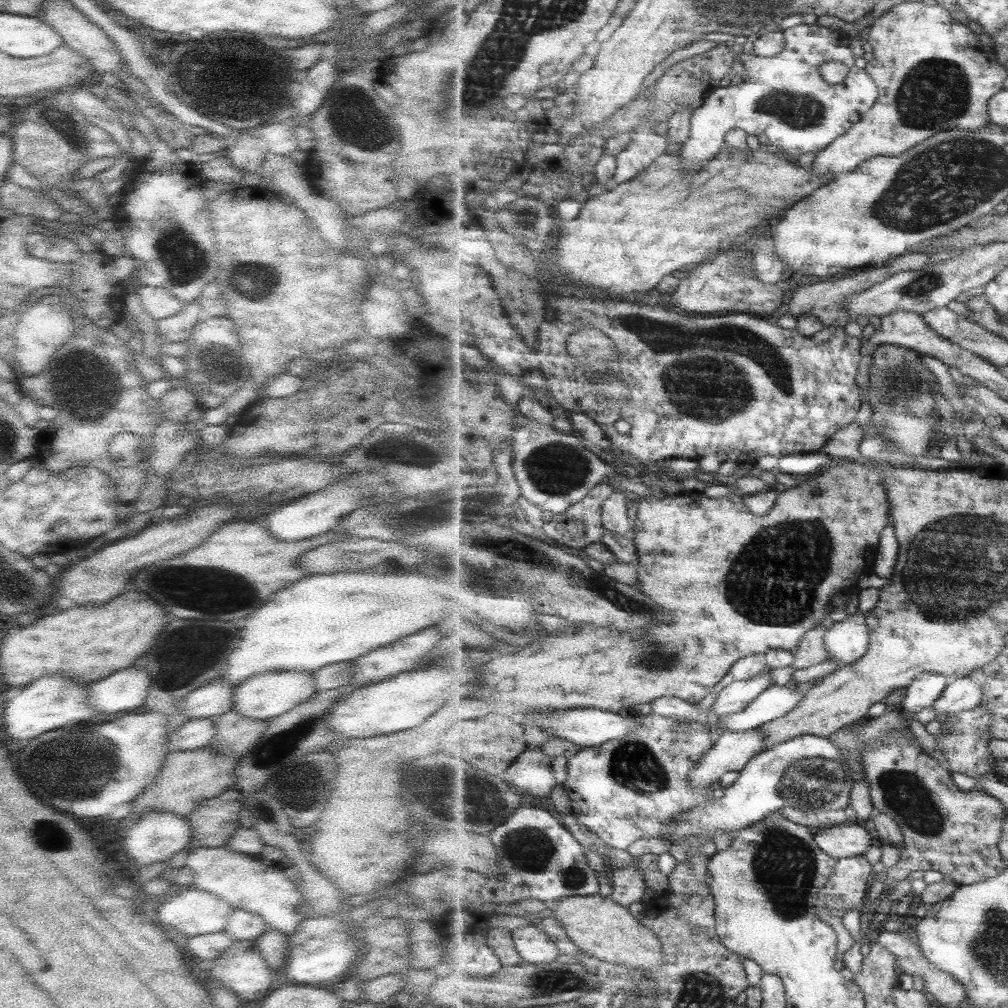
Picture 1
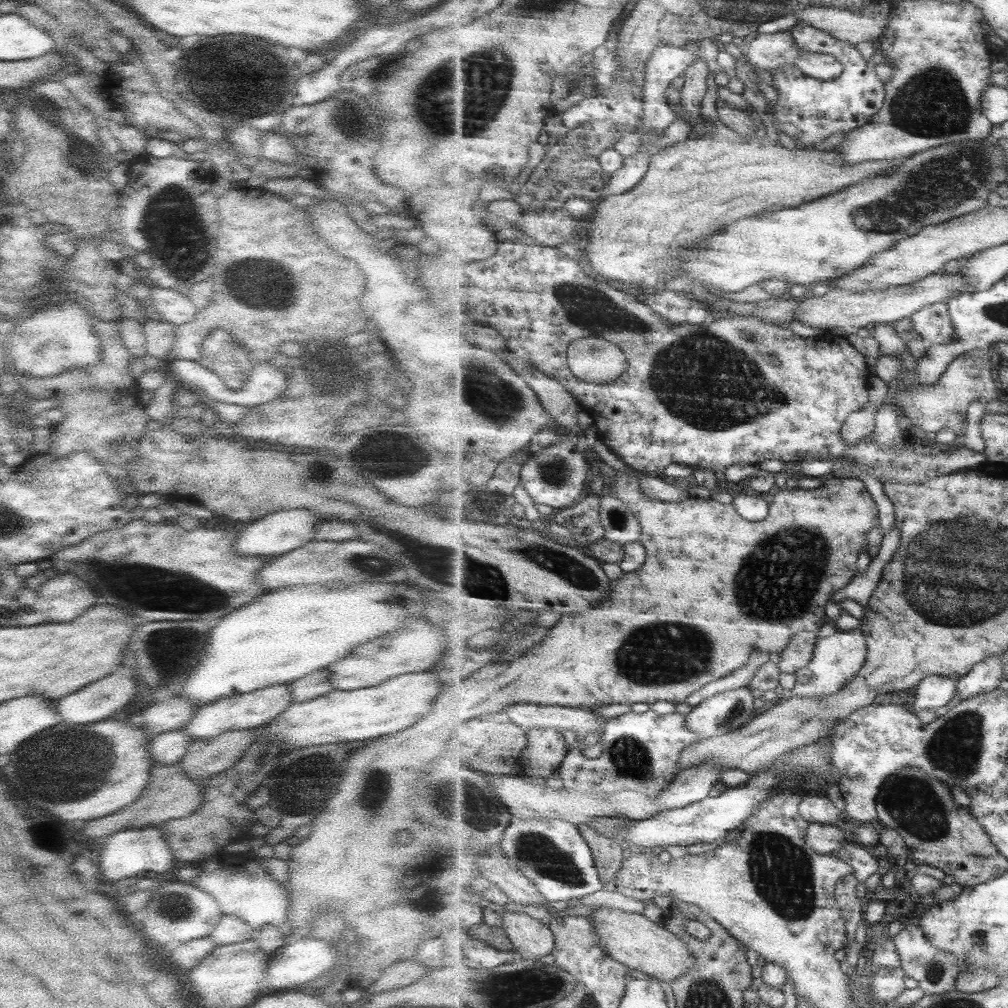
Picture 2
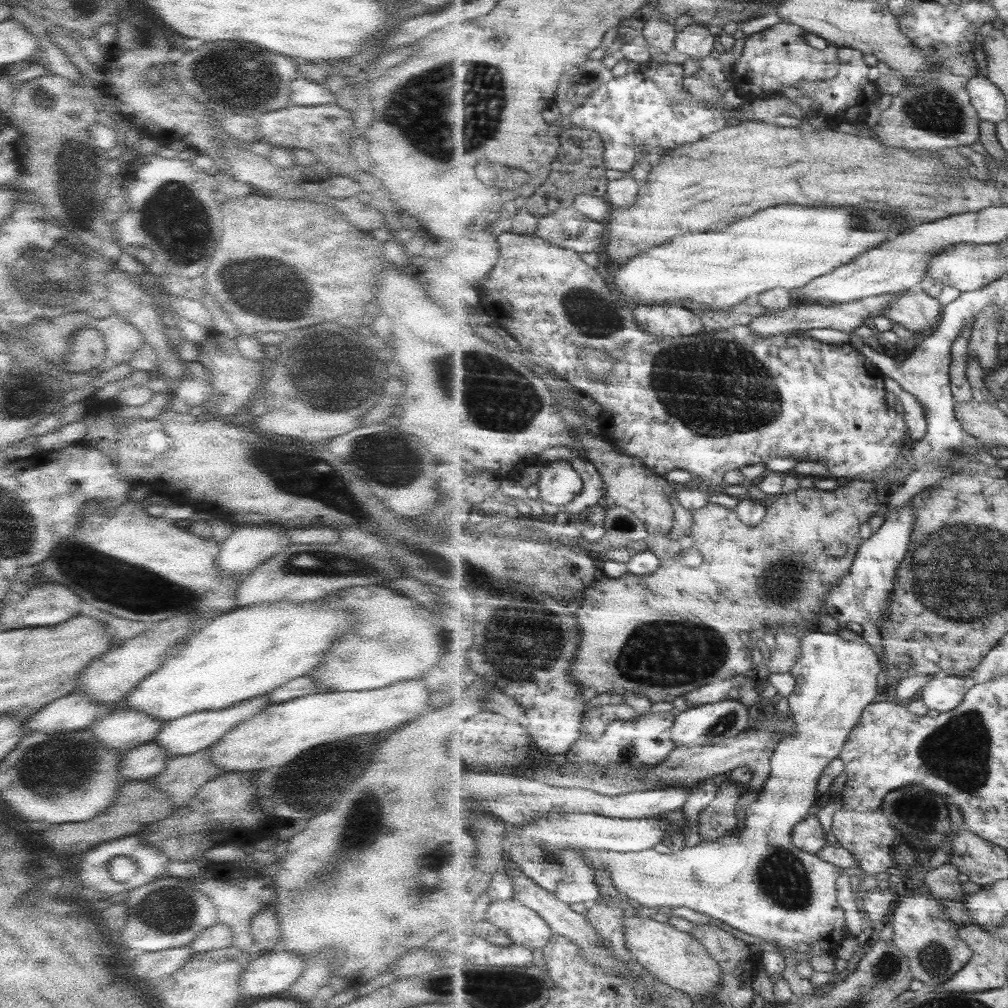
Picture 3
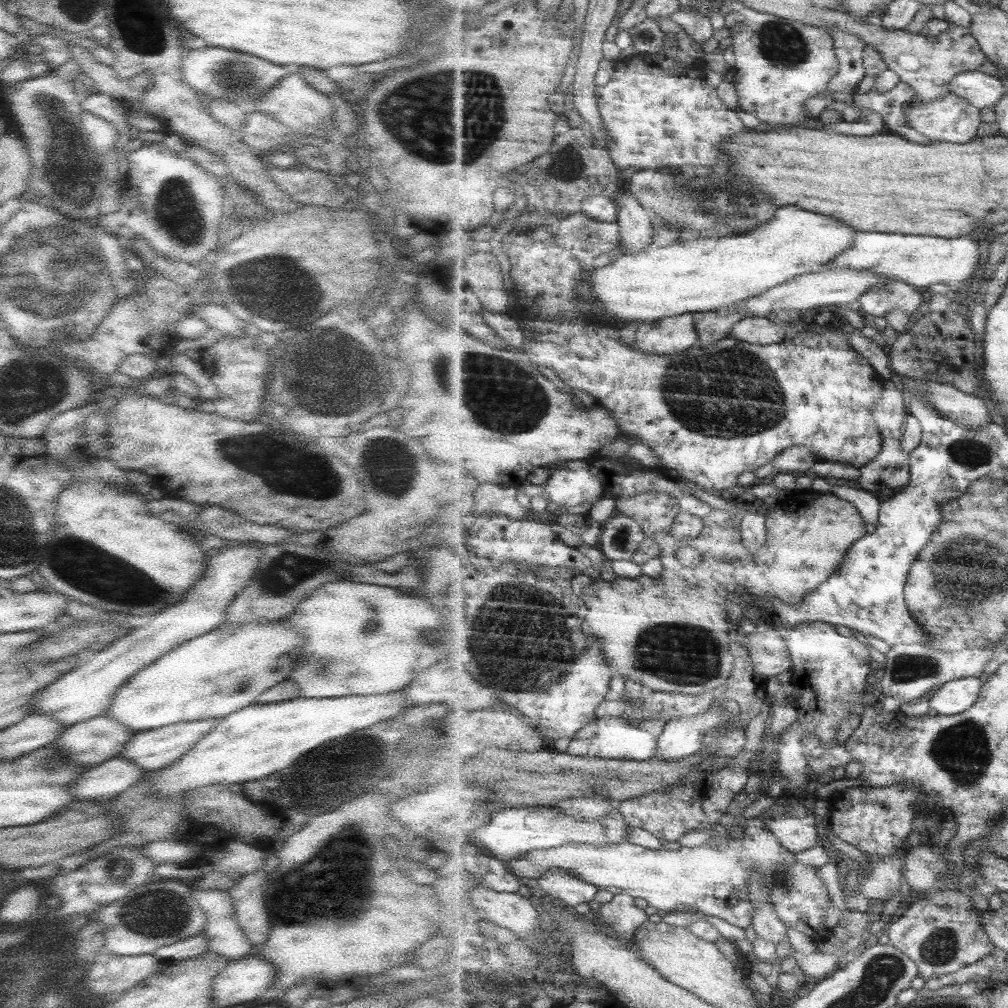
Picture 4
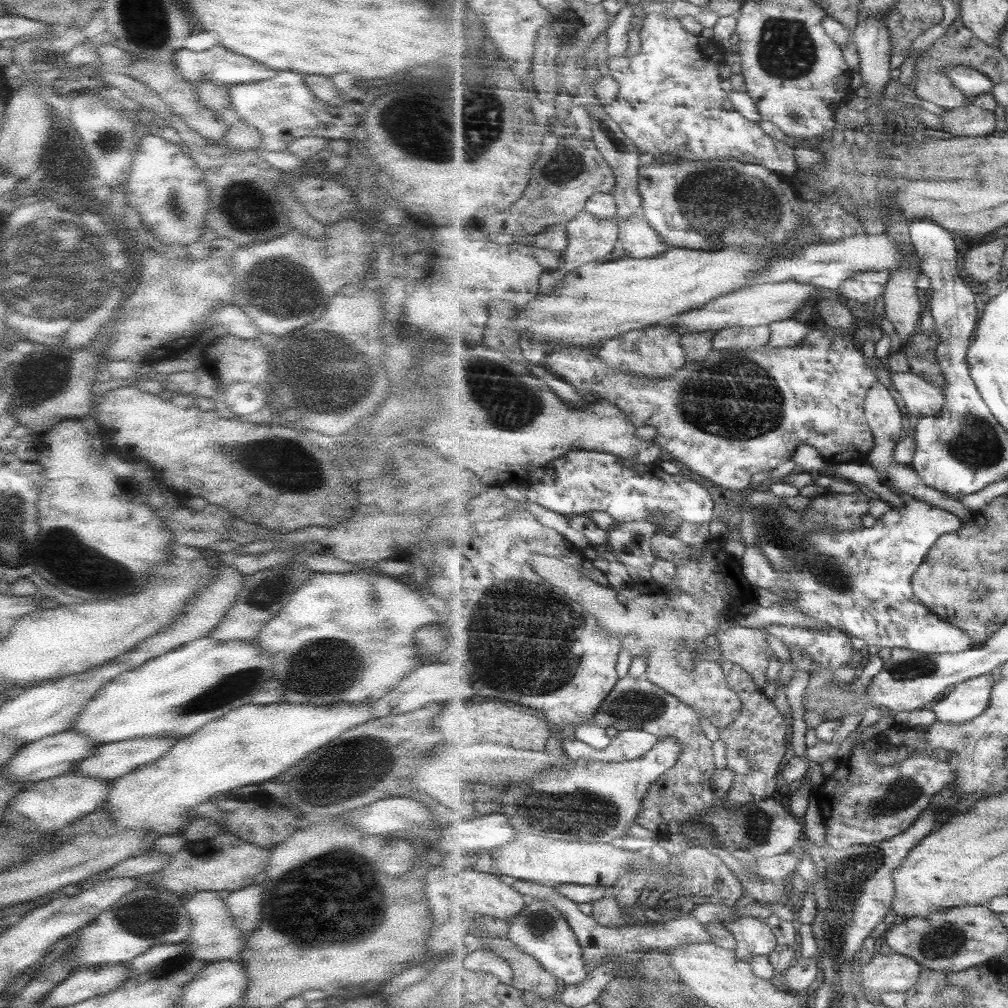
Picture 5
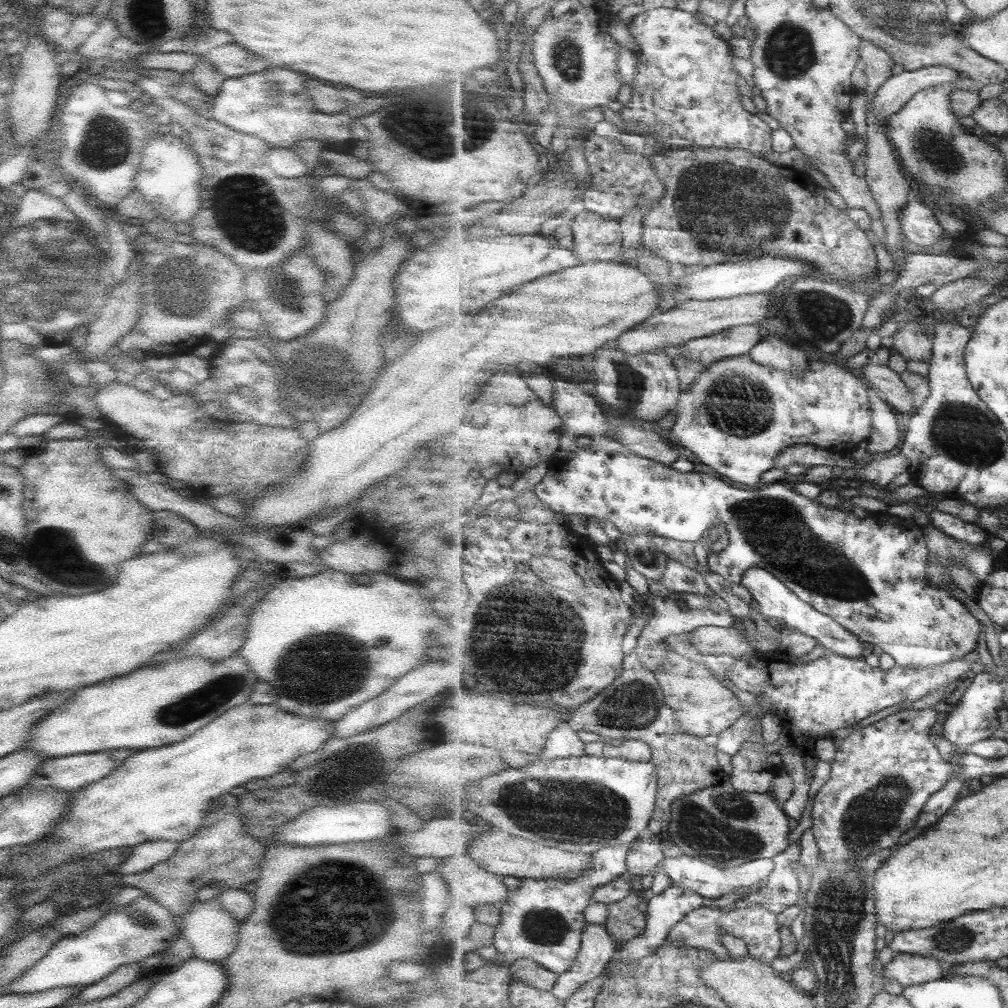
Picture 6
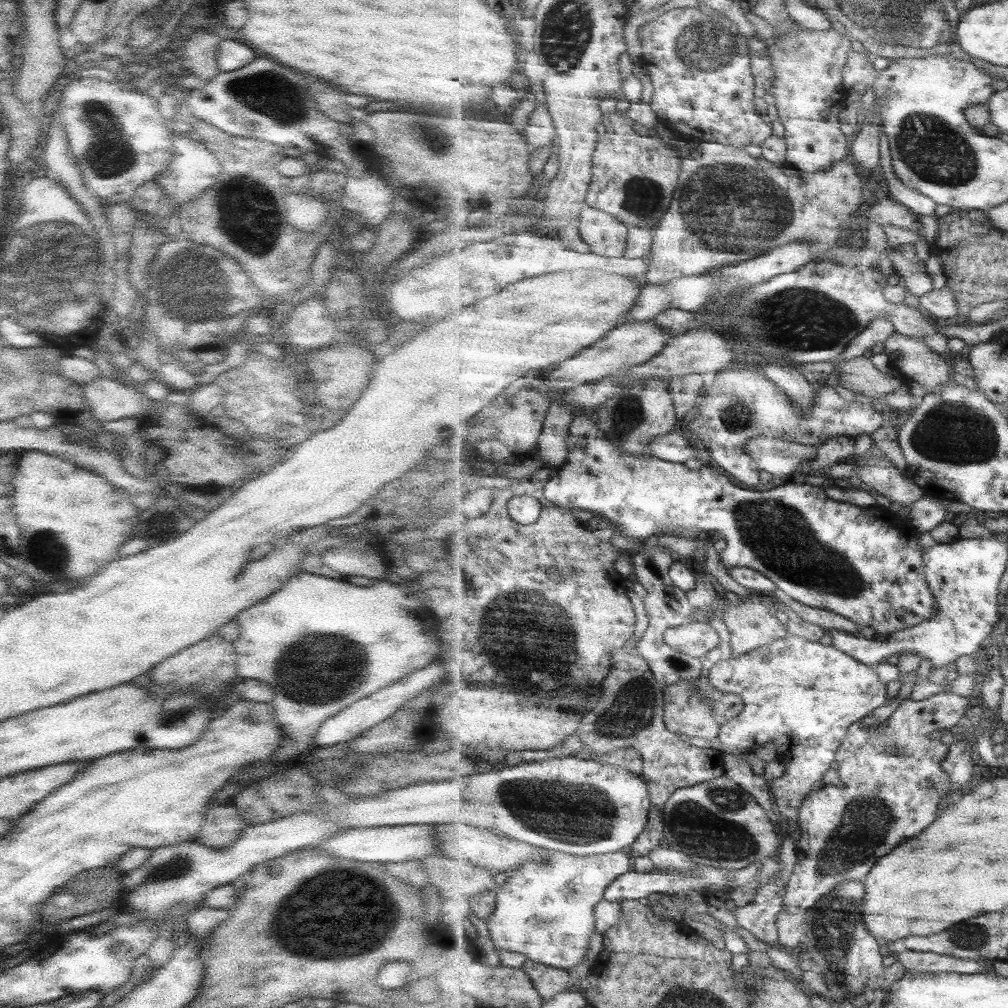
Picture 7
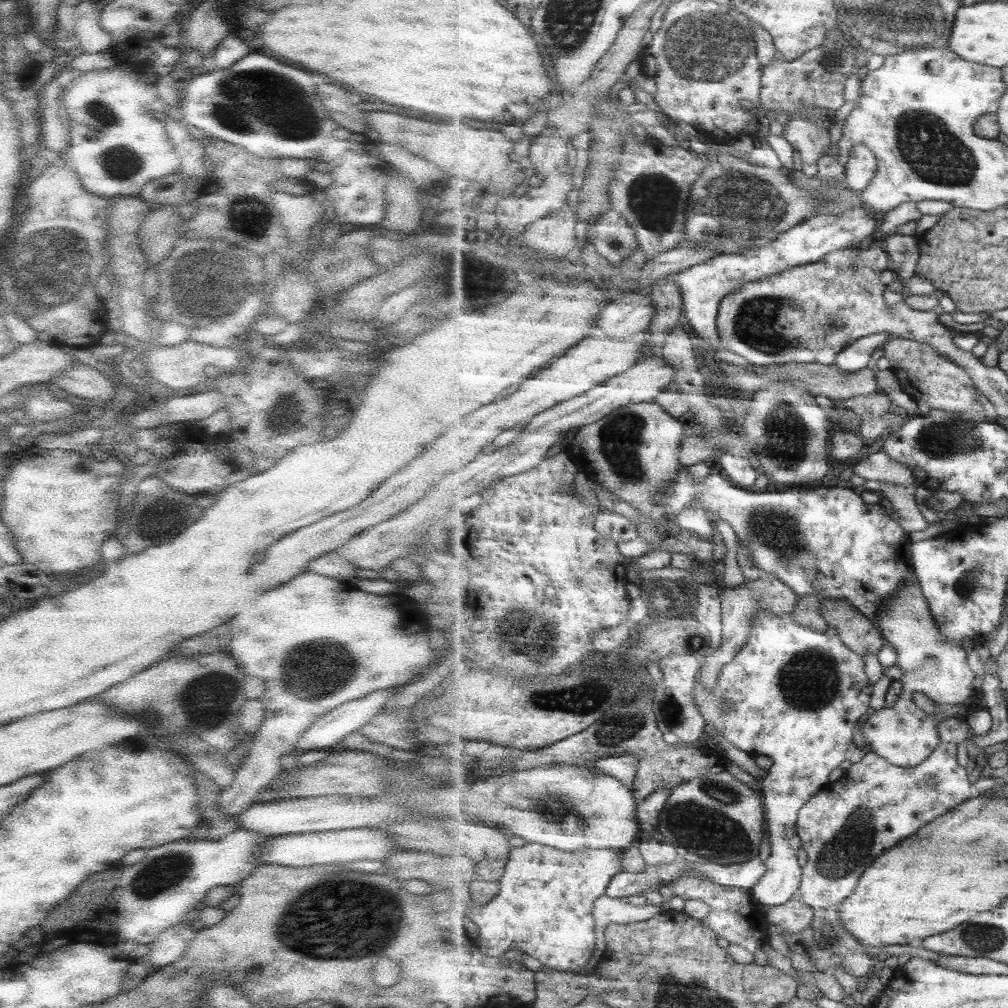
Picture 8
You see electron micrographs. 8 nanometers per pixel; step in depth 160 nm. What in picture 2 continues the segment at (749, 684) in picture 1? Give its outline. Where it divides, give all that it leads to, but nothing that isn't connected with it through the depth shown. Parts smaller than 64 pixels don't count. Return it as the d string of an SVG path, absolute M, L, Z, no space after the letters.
M749 686L722 692L694 707L686 715L686 725L691 729L691 732L697 733L701 740L723 736L734 730L741 729L754 718L753 712L755 712L756 703L759 701L758 695Z

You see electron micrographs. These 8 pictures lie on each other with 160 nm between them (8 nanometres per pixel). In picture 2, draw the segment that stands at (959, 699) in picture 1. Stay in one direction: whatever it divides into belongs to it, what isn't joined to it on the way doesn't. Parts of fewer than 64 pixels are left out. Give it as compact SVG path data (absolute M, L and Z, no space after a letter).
M994 656L976 664L975 668L966 674L962 679L957 680L956 693L960 700L969 700L980 694L987 694L995 691L999 686L1003 674L1003 663L1000 656Z

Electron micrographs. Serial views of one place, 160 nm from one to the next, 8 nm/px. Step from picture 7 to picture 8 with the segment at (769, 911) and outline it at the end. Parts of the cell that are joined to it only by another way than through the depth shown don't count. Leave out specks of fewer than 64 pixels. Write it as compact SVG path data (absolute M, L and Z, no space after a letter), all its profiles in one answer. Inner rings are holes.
M760 612L757 616L757 621L753 623L753 631L751 631L751 638L747 641L747 644L741 649L741 652L733 659L729 664L723 666L723 670L718 678L718 683L715 688L705 690L701 683L697 683L694 690L694 699L703 718L712 724L714 729L725 737L725 740L732 742L732 745L739 750L743 750L745 753L751 753L754 756L768 756L772 760L772 767L768 771L767 777L763 779L761 785L761 792L763 793L763 800L765 805L767 827L769 832L769 839L771 844L770 856L765 860L767 872L759 879L759 882L752 888L753 899L757 904L763 905L765 908L773 906L781 906L786 902L789 902L793 897L797 896L800 884L802 883L802 867L799 866L799 860L797 860L797 850L802 848L802 840L798 835L798 816L802 810L802 806L808 803L810 798L819 794L819 792L825 789L829 784L829 774L840 768L843 760L848 760L852 763L856 763L863 758L866 753L859 748L854 741L855 726L857 722L867 714L867 708L873 702L872 691L873 684L870 682L870 677L866 675L866 661L859 653L856 653L846 642L841 641L839 636L827 636L825 633L819 633L818 630L805 628L799 625L799 622L795 621L795 618L788 614L787 616L775 616L773 612ZM729 699L732 705L727 713L721 711L722 703Z

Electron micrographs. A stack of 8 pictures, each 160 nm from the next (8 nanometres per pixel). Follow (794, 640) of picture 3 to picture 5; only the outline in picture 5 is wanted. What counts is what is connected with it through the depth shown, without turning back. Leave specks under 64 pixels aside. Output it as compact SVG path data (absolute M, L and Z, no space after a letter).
M731 624L717 633L721 652L725 660L731 660L743 666L751 676L757 688L767 686L767 671L770 665L769 635L762 627L743 628Z

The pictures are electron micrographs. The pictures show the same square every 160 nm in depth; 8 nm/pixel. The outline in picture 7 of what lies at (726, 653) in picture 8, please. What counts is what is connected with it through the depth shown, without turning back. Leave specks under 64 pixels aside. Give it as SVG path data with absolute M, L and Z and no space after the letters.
M751 594L748 599L741 599L739 607L728 604L729 607L722 613L722 618L729 630L733 657L741 656L787 637L789 633L786 626L777 620L774 613L771 613L771 606L775 602L778 602L775 594Z

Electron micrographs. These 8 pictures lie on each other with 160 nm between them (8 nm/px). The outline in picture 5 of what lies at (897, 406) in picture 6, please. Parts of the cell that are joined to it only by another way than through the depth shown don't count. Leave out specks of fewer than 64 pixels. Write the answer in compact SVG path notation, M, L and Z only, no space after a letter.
M891 371L890 377L910 416L935 416L946 408L946 394L939 385L911 373Z

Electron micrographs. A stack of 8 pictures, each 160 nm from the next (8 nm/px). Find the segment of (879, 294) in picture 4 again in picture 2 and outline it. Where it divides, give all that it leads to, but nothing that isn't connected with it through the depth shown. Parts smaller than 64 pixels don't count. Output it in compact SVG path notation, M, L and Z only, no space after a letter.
M947 302L926 306L910 316L910 319L921 338L929 345L951 344L956 340L956 330L950 317Z

